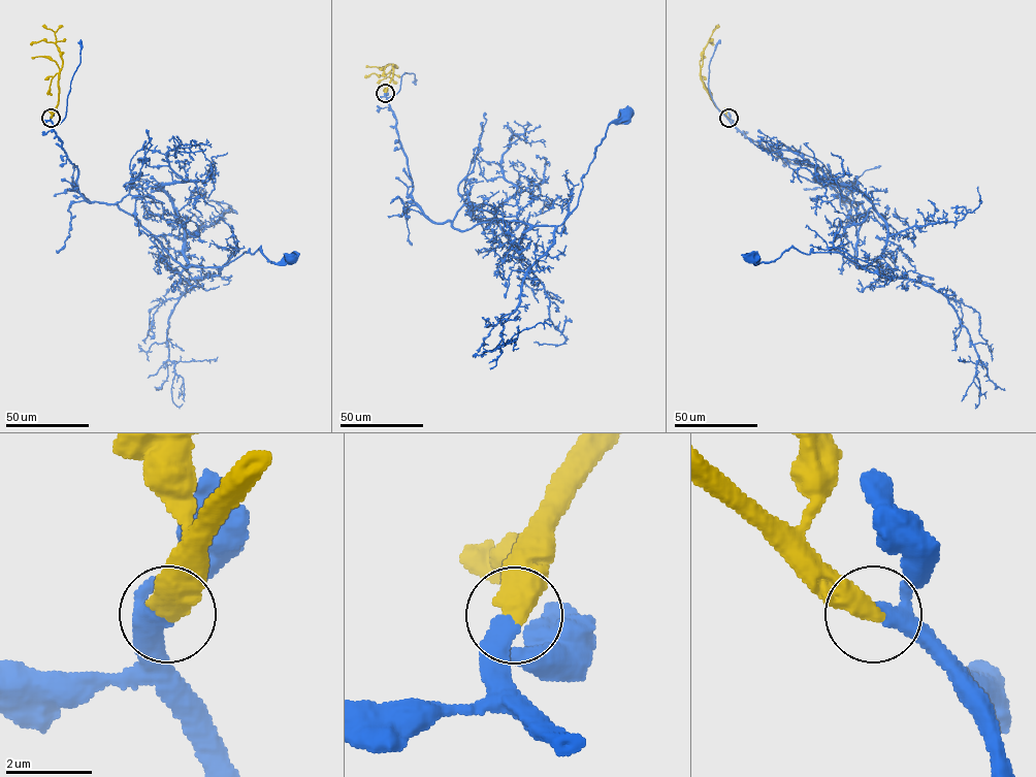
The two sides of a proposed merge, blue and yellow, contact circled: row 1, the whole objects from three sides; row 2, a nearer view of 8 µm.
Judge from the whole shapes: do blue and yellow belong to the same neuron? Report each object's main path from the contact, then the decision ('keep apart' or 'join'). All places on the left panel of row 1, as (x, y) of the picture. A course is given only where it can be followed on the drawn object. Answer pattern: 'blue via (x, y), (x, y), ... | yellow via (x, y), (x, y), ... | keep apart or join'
blue via (51, 118), (86, 199), (118, 202), (184, 266), (224, 266), (260, 248), (270, 262), (293, 256) | yellow via (51, 118), (58, 104), (62, 63), (55, 32), (42, 26) | join

